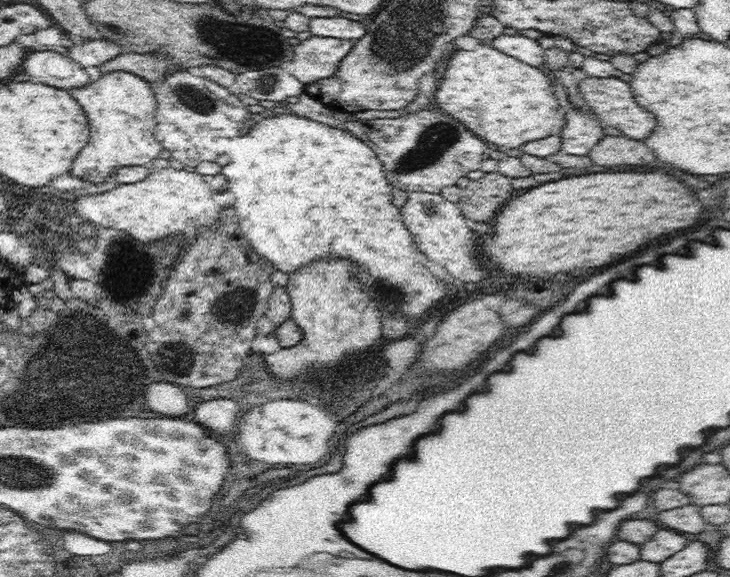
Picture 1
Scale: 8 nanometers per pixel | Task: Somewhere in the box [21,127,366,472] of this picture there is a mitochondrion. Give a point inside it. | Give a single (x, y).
(60, 360)

